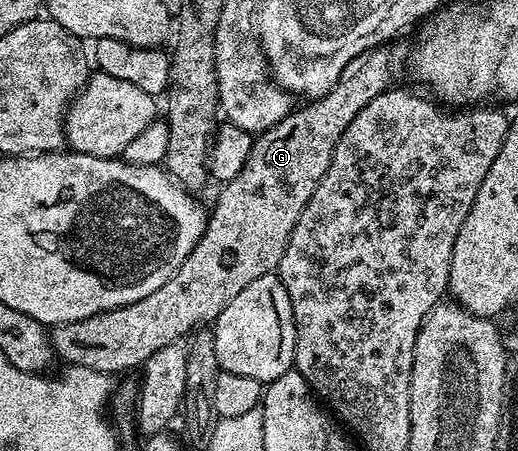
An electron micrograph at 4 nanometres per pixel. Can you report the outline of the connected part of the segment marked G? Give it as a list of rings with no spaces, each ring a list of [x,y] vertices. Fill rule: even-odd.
[[[391,41],[386,45],[373,48],[372,51],[366,51],[357,57],[353,57],[353,61],[349,61],[349,65],[345,65],[343,76],[339,78],[337,85],[333,85],[333,89],[329,89],[329,93],[325,93],[319,99],[304,102],[302,104],[304,107],[300,111],[299,108],[292,110],[291,114],[285,116],[281,121],[277,121],[277,125],[273,125],[268,131],[258,132],[257,138],[252,142],[249,157],[241,168],[241,173],[237,173],[237,177],[233,177],[233,181],[222,184],[218,188],[220,191],[219,196],[215,199],[215,211],[213,207],[213,210],[208,214],[207,227],[203,231],[203,236],[199,239],[199,244],[191,250],[189,257],[181,265],[181,269],[177,269],[177,273],[173,277],[169,277],[169,281],[165,281],[165,285],[161,285],[161,289],[149,293],[149,297],[141,297],[141,301],[133,301],[124,307],[118,307],[112,311],[102,311],[93,317],[85,317],[85,321],[62,323],[61,326],[54,328],[50,332],[50,337],[51,347],[54,349],[56,356],[60,360],[64,359],[64,364],[85,366],[86,369],[99,370],[106,373],[127,371],[130,367],[142,368],[146,360],[157,353],[159,349],[164,349],[170,343],[178,344],[183,339],[181,338],[182,335],[184,337],[190,336],[194,329],[200,328],[202,325],[214,324],[215,318],[225,309],[225,305],[229,305],[229,301],[233,301],[233,297],[237,297],[237,293],[241,293],[241,289],[246,289],[252,281],[257,281],[257,277],[265,277],[266,275],[278,272],[279,262],[285,253],[285,245],[289,245],[289,237],[305,209],[305,205],[309,205],[309,197],[313,197],[313,189],[317,189],[321,177],[325,177],[325,169],[329,169],[329,161],[333,157],[333,149],[337,149],[337,141],[341,141],[341,133],[345,133],[345,129],[349,129],[349,121],[353,121],[353,117],[357,117],[357,113],[361,113],[361,109],[365,109],[365,105],[369,105],[369,101],[373,101],[373,97],[377,97],[381,92],[388,90],[394,84],[391,82],[394,81],[395,74],[402,67],[404,70],[405,51],[403,55],[402,49],[397,44],[398,42]]]

